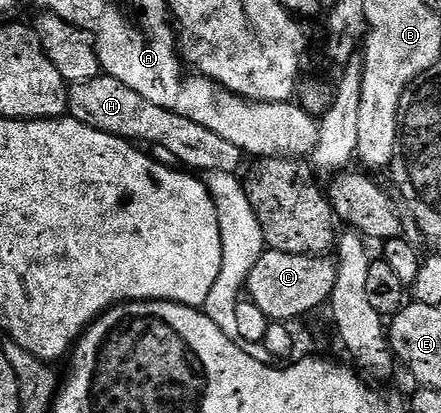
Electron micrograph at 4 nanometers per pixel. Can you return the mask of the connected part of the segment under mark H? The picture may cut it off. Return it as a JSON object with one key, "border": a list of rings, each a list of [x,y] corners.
{"border":[[[107,75],[71,86],[70,113],[77,121],[86,123],[103,133],[125,137],[133,143],[149,141],[148,145],[152,147],[164,145],[177,156],[181,166],[200,175],[214,171],[239,174],[246,160],[243,150],[229,140],[222,139],[222,135],[210,131],[210,127],[202,127],[202,123],[194,123],[174,111],[166,111],[166,107],[158,107],[158,103],[150,103],[150,99],[142,99],[138,91],[126,87],[126,83],[118,83],[118,79]]]}

